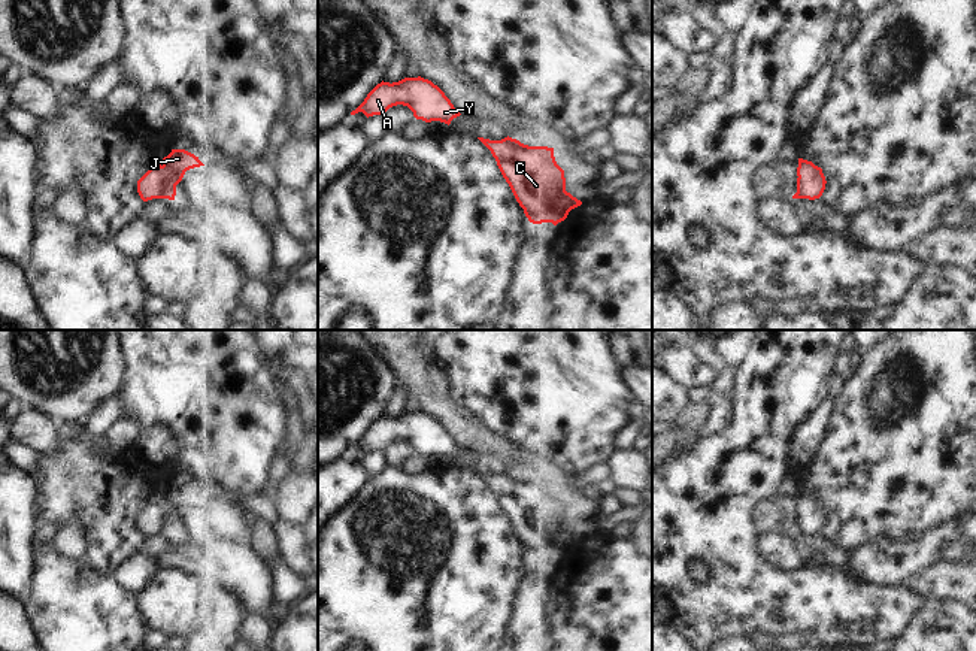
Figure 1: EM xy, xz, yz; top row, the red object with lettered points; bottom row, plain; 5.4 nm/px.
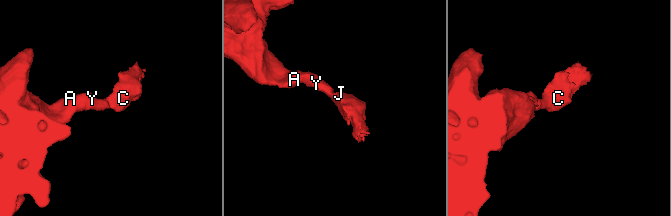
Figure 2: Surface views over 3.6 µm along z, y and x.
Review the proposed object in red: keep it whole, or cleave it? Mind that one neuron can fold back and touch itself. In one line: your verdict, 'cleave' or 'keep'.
keep

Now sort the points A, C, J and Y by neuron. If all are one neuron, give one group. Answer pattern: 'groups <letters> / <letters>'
groups A C J Y

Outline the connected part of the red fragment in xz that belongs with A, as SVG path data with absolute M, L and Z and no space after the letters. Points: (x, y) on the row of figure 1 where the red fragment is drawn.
M421 76L404 78L392 84L382 81L351 115L358 112L367 118L384 115L397 105L407 106L416 119L425 122L440 121L449 125L454 118L461 115L437 85Z

